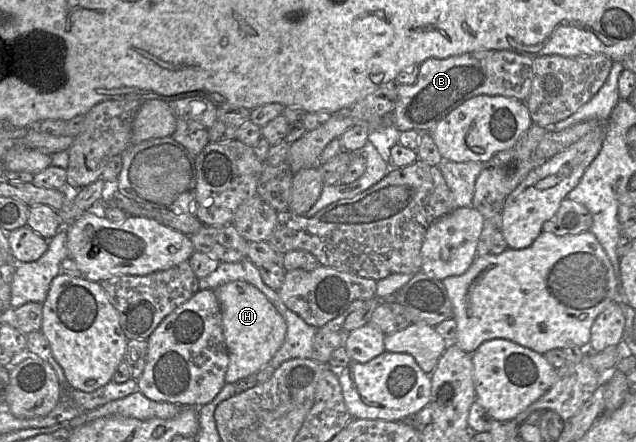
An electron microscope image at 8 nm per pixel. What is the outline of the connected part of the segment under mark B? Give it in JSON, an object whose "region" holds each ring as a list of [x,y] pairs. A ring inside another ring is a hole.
{"region":[[[476,50],[445,59],[429,58],[419,65],[415,83],[396,86],[397,102],[390,114],[390,123],[398,131],[431,132],[440,120],[463,102],[479,95],[505,96],[525,102],[533,81],[533,57],[508,50]]]}

